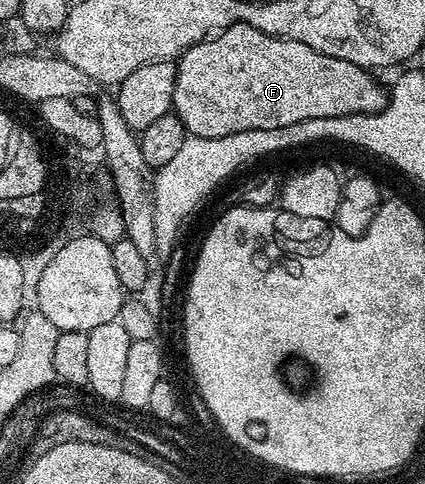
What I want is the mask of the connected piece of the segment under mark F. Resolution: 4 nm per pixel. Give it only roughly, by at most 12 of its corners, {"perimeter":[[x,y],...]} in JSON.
{"perimeter":[[246,24],[181,53],[172,111],[223,138],[381,112],[370,69]]}

